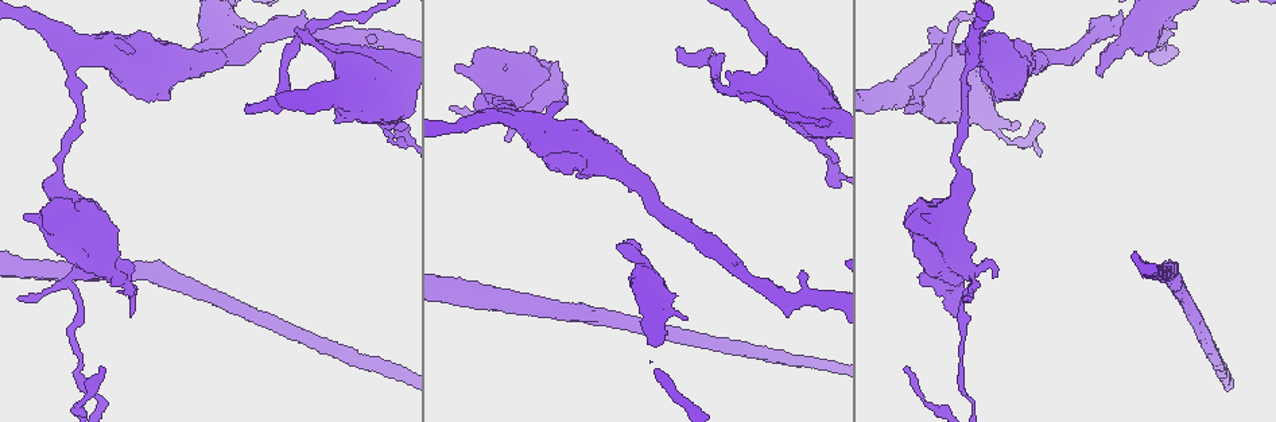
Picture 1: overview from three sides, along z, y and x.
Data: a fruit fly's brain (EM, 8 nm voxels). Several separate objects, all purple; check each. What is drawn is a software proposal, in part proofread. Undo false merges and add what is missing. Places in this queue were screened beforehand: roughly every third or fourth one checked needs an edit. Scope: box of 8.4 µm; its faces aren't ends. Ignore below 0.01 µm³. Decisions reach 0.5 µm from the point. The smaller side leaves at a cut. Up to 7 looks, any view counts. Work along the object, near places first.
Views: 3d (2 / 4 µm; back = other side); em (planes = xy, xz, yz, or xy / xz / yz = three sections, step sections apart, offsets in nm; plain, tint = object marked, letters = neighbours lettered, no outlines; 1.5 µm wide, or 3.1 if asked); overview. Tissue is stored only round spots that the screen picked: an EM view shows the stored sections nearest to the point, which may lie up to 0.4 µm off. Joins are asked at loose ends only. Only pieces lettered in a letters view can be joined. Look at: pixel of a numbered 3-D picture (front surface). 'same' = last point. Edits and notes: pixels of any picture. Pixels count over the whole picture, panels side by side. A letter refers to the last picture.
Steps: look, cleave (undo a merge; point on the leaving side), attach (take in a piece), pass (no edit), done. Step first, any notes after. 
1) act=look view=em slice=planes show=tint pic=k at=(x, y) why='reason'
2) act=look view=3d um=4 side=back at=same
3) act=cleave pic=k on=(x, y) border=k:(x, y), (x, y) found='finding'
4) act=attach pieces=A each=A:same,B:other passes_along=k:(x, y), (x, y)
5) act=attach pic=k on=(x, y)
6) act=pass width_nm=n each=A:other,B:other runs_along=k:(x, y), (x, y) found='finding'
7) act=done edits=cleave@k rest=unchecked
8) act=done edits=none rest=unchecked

act=look view=em slice=planes show=letters pic=1 at=(628, 242) why='an open end'

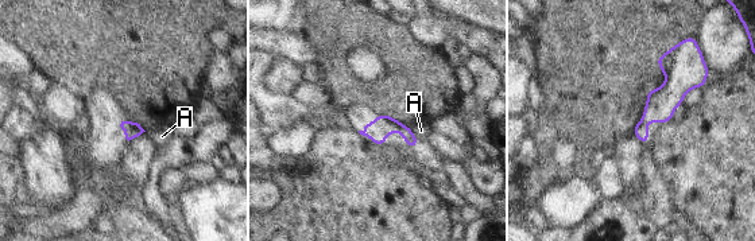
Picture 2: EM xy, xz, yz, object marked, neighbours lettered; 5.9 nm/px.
act=pass each=A:other border=2:(409, 127), (418, 144) found='no lettered piece goes on from it'

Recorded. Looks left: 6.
act=look view=3d um=2 pic=1 at=(941, 37) why='branch point'

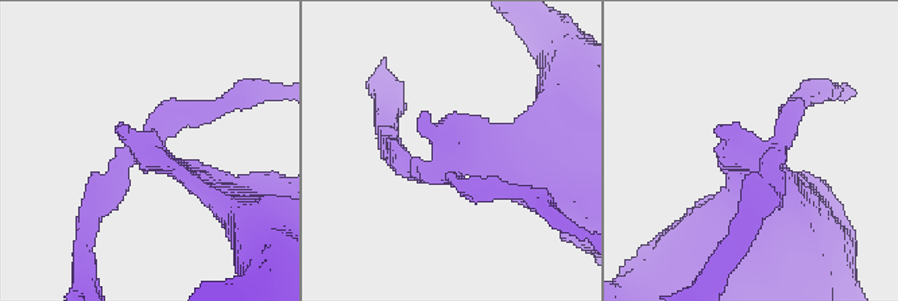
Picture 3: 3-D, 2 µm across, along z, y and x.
act=look view=em slice=xy step=4 show=tint pic=3 at=(457, 159) arms=3

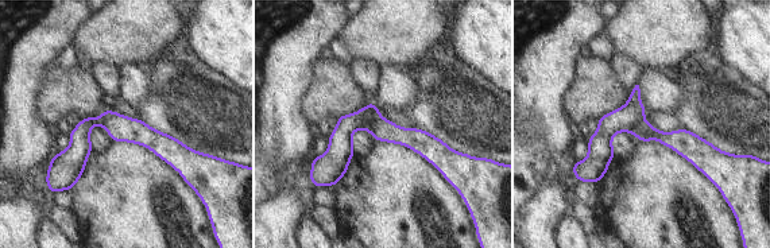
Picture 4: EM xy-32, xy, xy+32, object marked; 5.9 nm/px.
act=look view=em slice=xy step=4 show=letters at=same why='what lies round it'

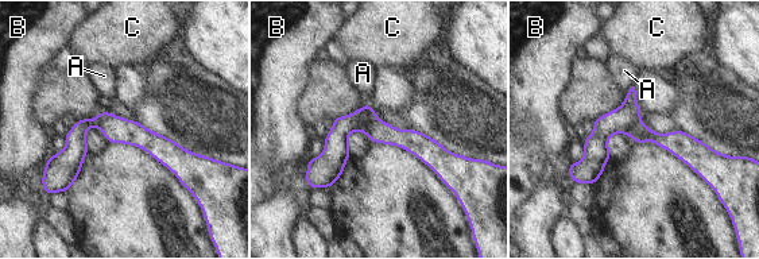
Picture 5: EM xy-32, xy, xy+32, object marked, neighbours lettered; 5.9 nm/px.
act=cleave pic=5 on=(336, 151) longest_contact=B:90nm each=A:other,B:other,C:other border=5:(375, 116), (366, 123), (363, 131) found='a second neuron is stuck on'

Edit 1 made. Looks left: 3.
act=done edits=cleave@5 rest=unchecked

